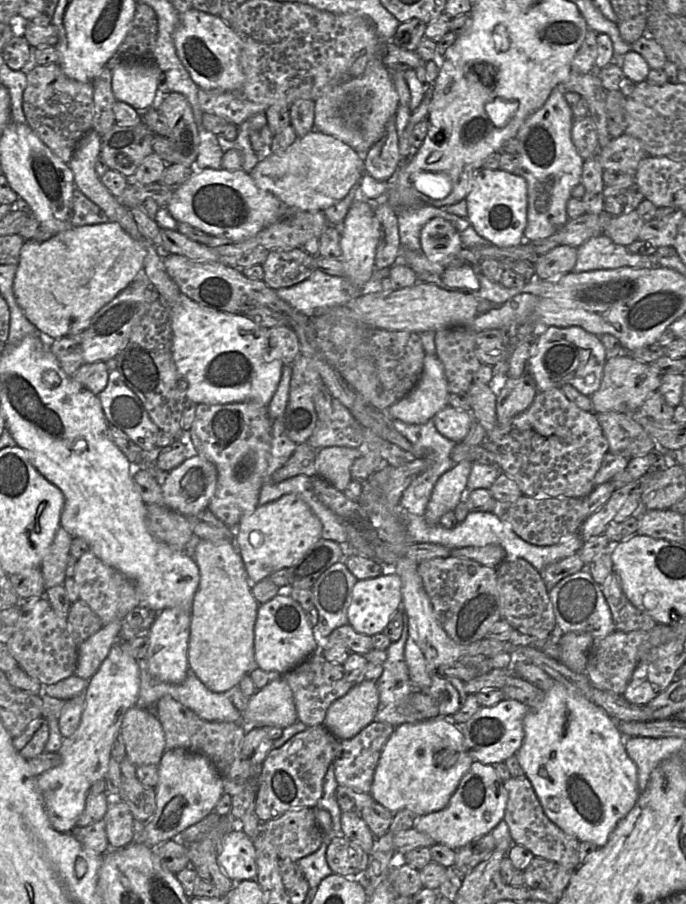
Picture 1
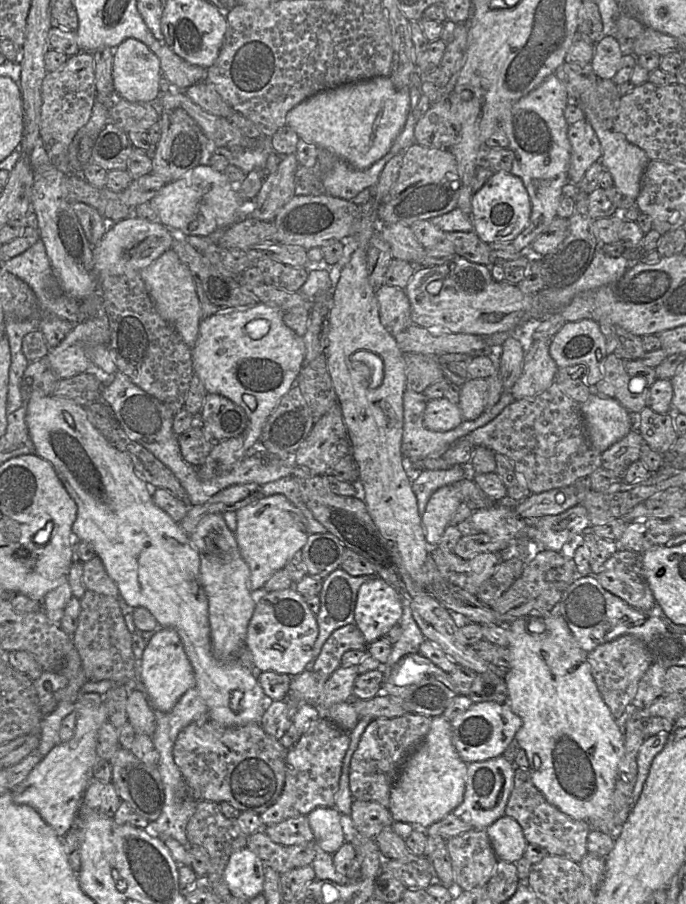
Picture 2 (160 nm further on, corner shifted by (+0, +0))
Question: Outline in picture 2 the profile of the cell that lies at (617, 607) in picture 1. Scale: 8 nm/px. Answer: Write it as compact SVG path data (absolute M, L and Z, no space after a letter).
M616 551L595 577L604 589L631 607L647 611L656 604L643 575L641 553Z

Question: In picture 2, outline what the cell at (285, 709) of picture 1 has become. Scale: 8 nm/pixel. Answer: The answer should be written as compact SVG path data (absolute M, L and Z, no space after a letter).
M158 627L154 632L139 662L139 680L152 708L162 712L171 711L188 689L195 688L194 671L176 630Z

